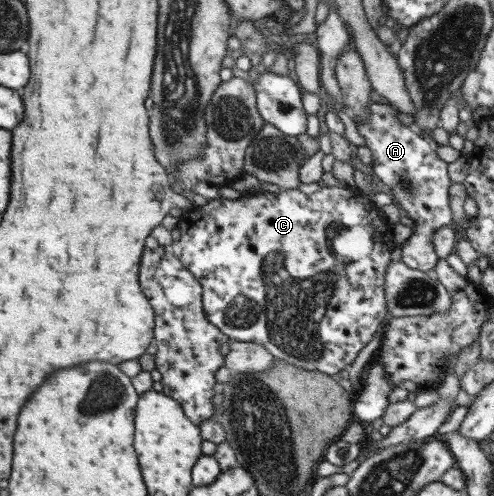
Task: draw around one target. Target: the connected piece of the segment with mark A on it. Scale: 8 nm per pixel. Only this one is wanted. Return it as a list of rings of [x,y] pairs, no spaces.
[[[369,103],[369,111],[363,123],[356,125],[357,133],[365,142],[364,147],[368,147],[371,153],[371,175],[377,177],[393,195],[393,201],[404,211],[404,221],[410,223],[410,237],[400,246],[400,260],[408,267],[422,272],[429,271],[435,267],[438,260],[437,254],[431,247],[431,238],[437,230],[451,226],[452,211],[448,204],[448,187],[450,181],[447,175],[447,163],[441,161],[436,155],[434,146],[430,145],[427,140],[420,137],[413,127],[405,127],[396,122],[395,110],[390,105],[383,103]]]

